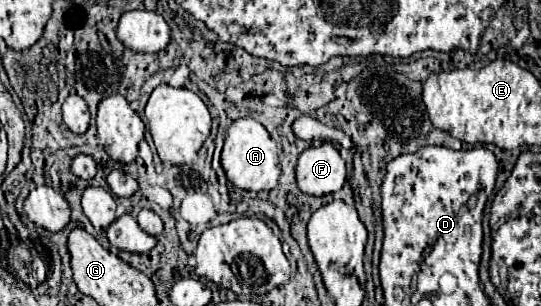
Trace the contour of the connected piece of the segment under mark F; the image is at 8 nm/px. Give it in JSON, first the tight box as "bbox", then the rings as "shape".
{"bbox":[297,143,345,195],"shape":[[[331,143],[311,145],[297,159],[297,185],[307,195],[329,195],[345,183],[345,161]]]}

